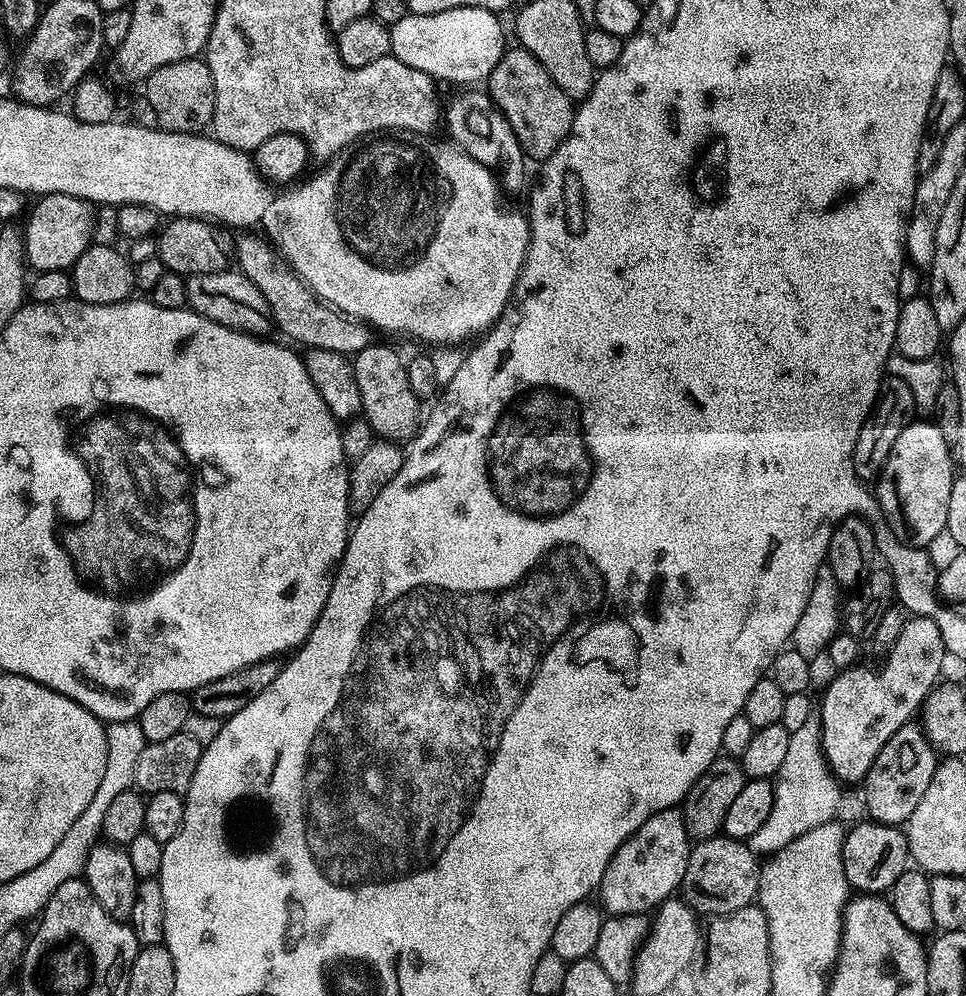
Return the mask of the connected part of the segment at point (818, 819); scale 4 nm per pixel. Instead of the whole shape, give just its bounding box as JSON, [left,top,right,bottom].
[750,718,841,854]

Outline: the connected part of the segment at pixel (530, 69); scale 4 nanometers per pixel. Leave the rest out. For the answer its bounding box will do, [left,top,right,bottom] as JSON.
[486,46,574,162]

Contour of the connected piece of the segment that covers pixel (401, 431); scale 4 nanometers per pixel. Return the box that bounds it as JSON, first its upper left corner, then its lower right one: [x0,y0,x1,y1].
[352,342,422,441]

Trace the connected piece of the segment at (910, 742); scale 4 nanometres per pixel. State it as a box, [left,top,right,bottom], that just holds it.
[862,722,938,825]

